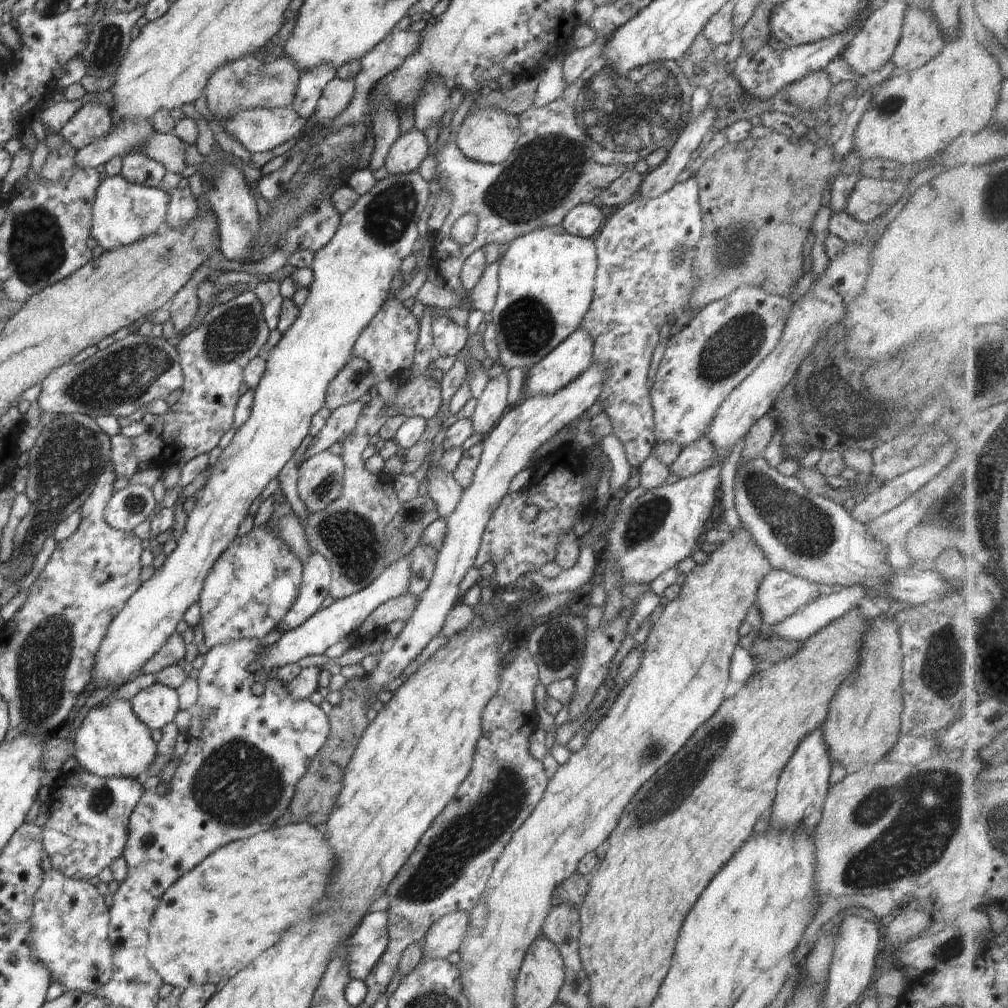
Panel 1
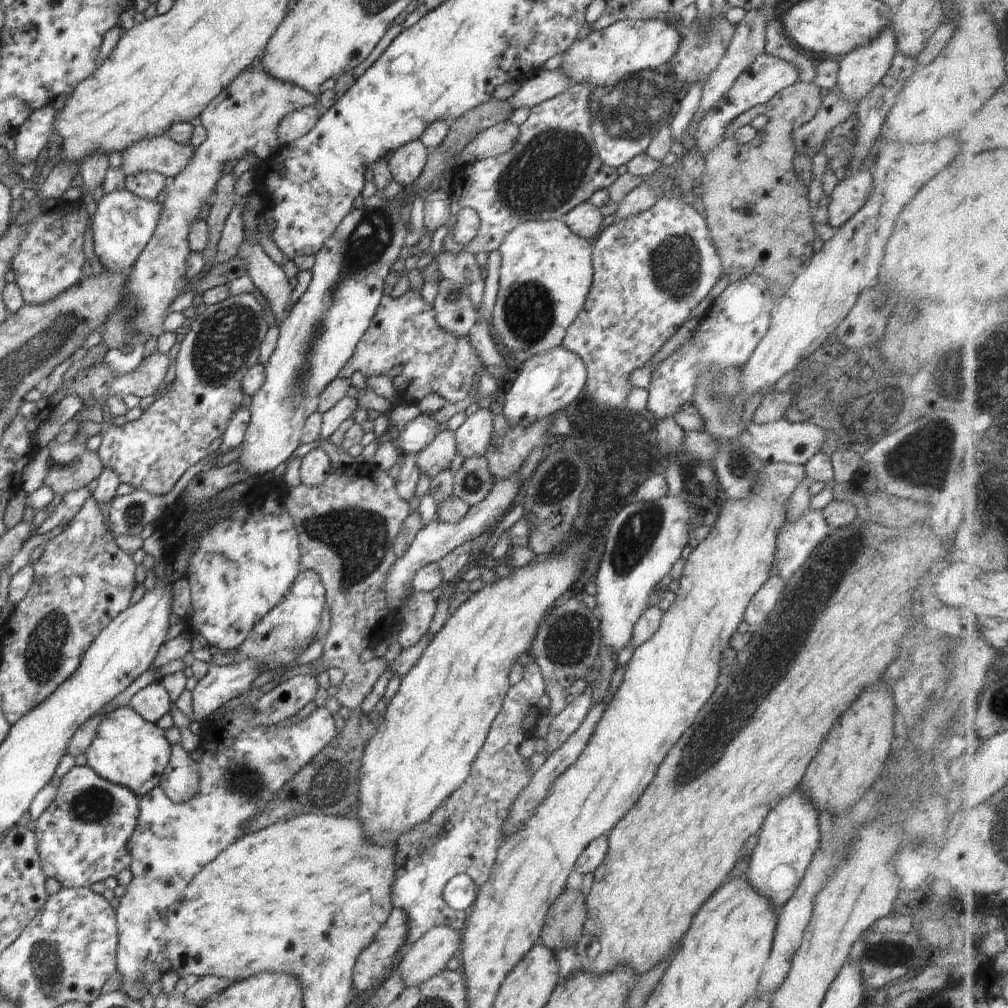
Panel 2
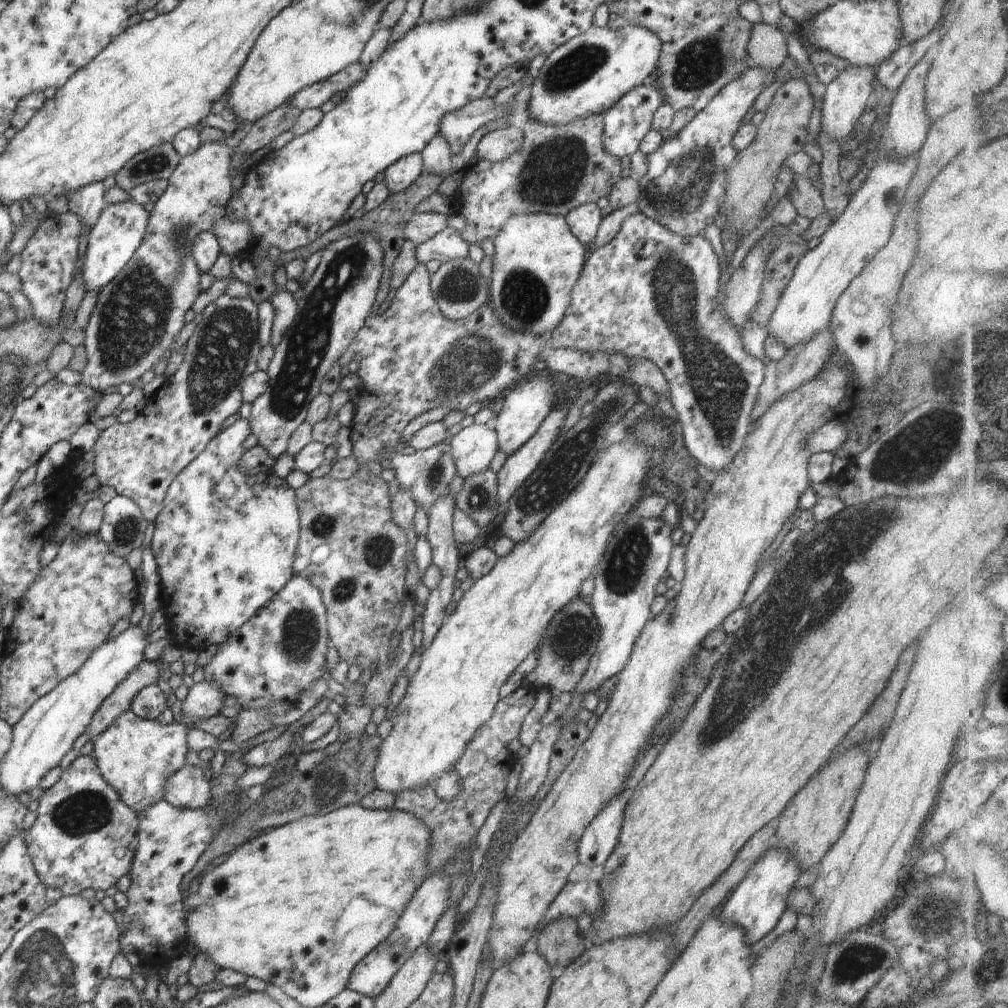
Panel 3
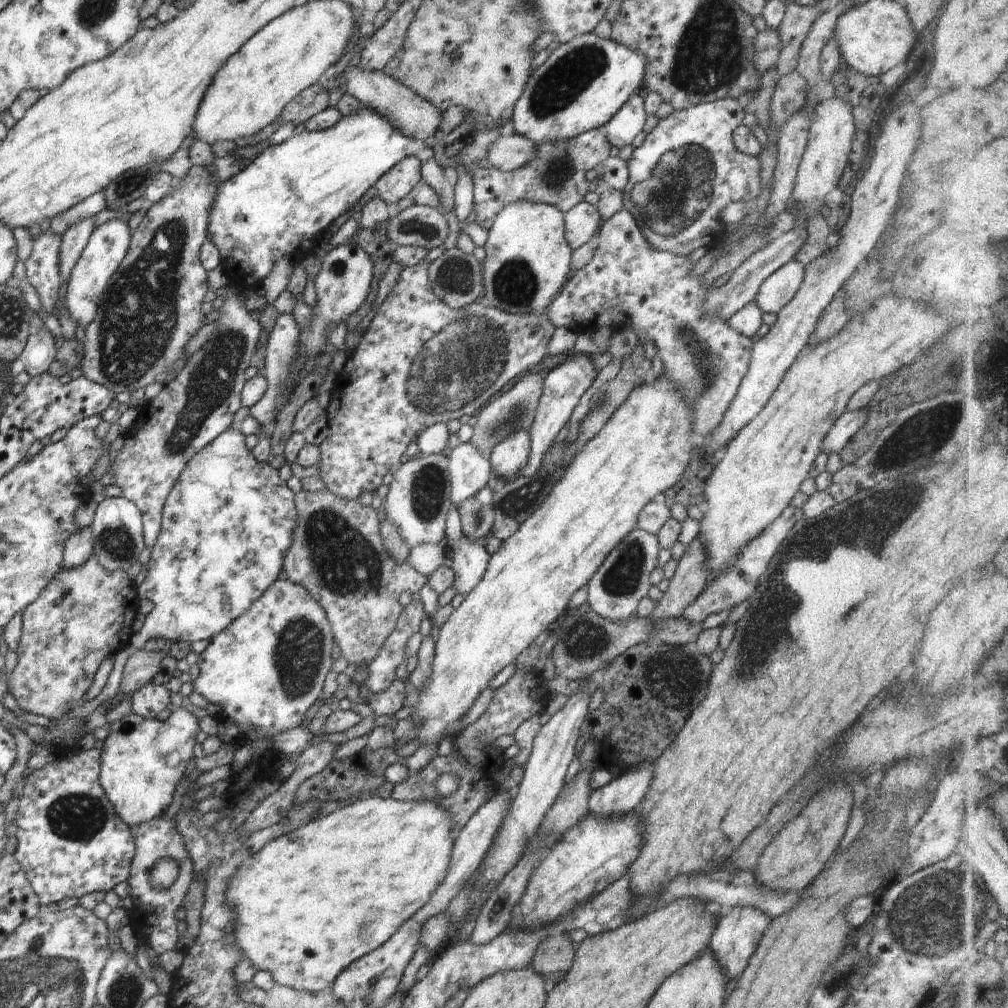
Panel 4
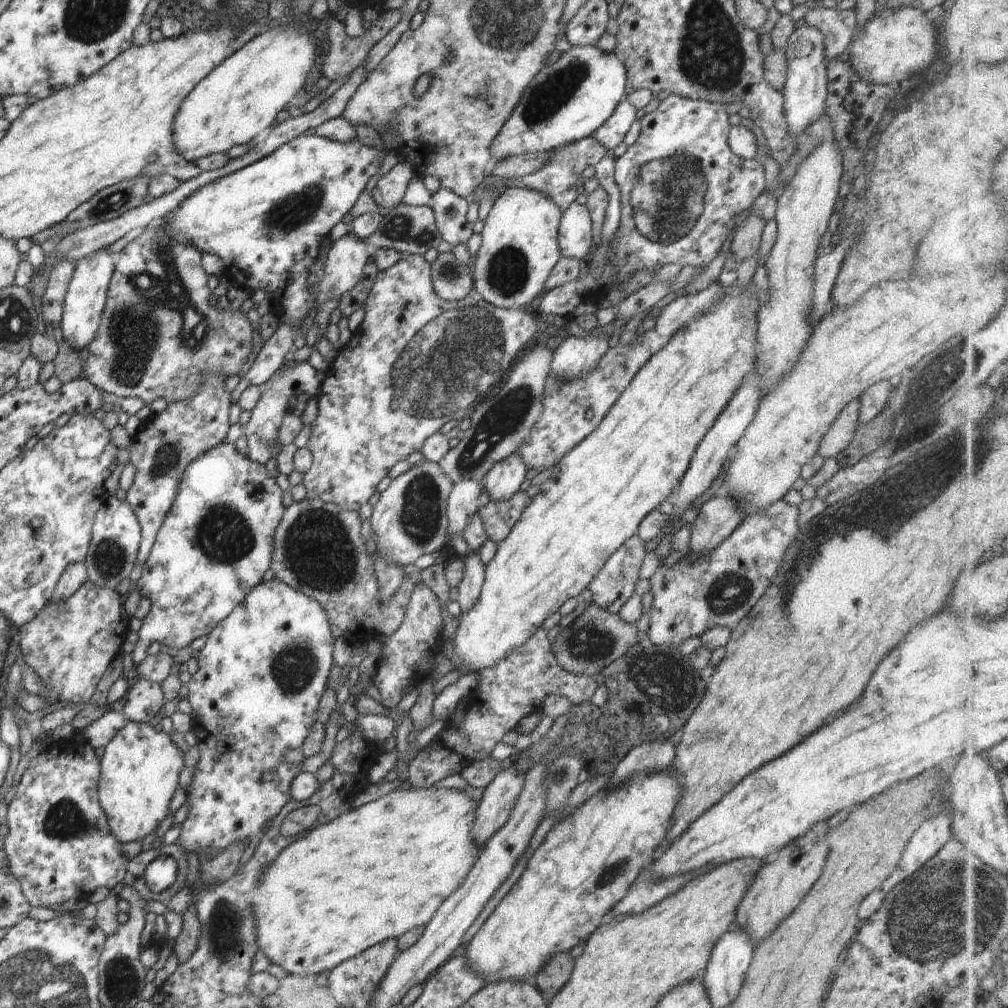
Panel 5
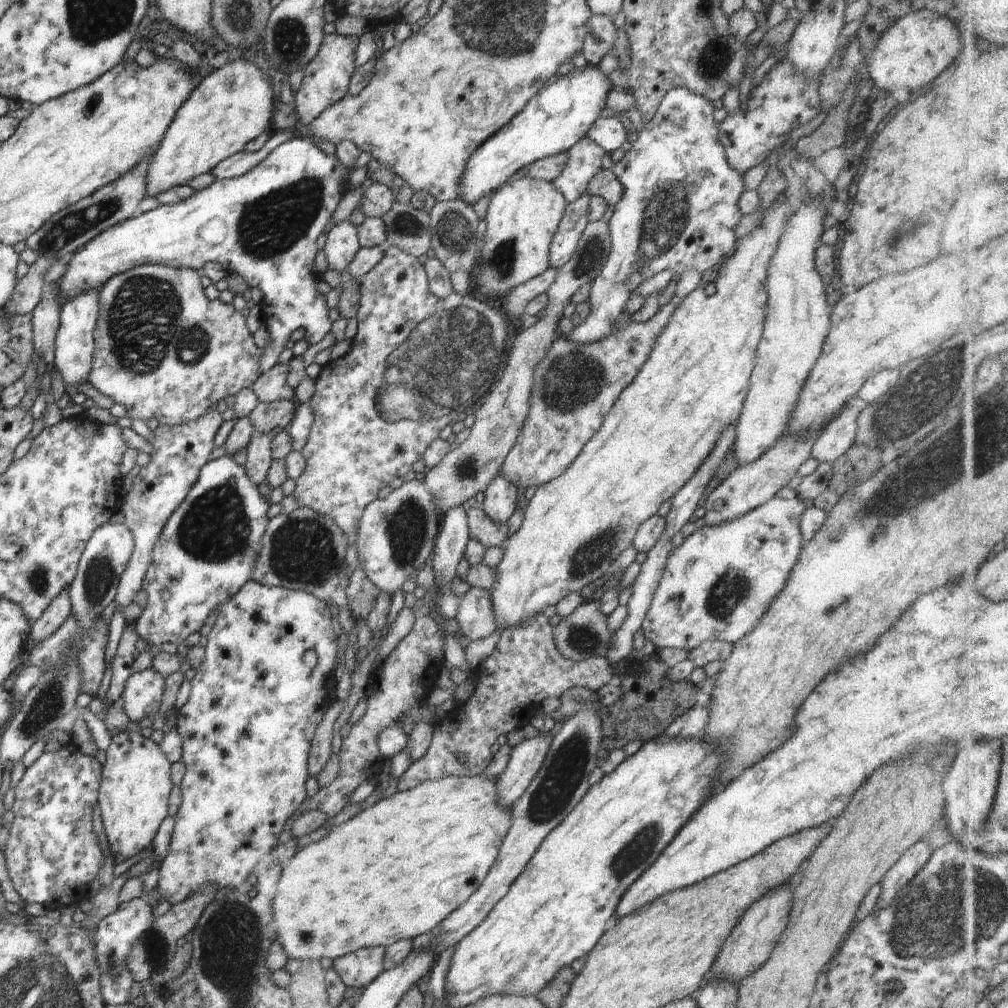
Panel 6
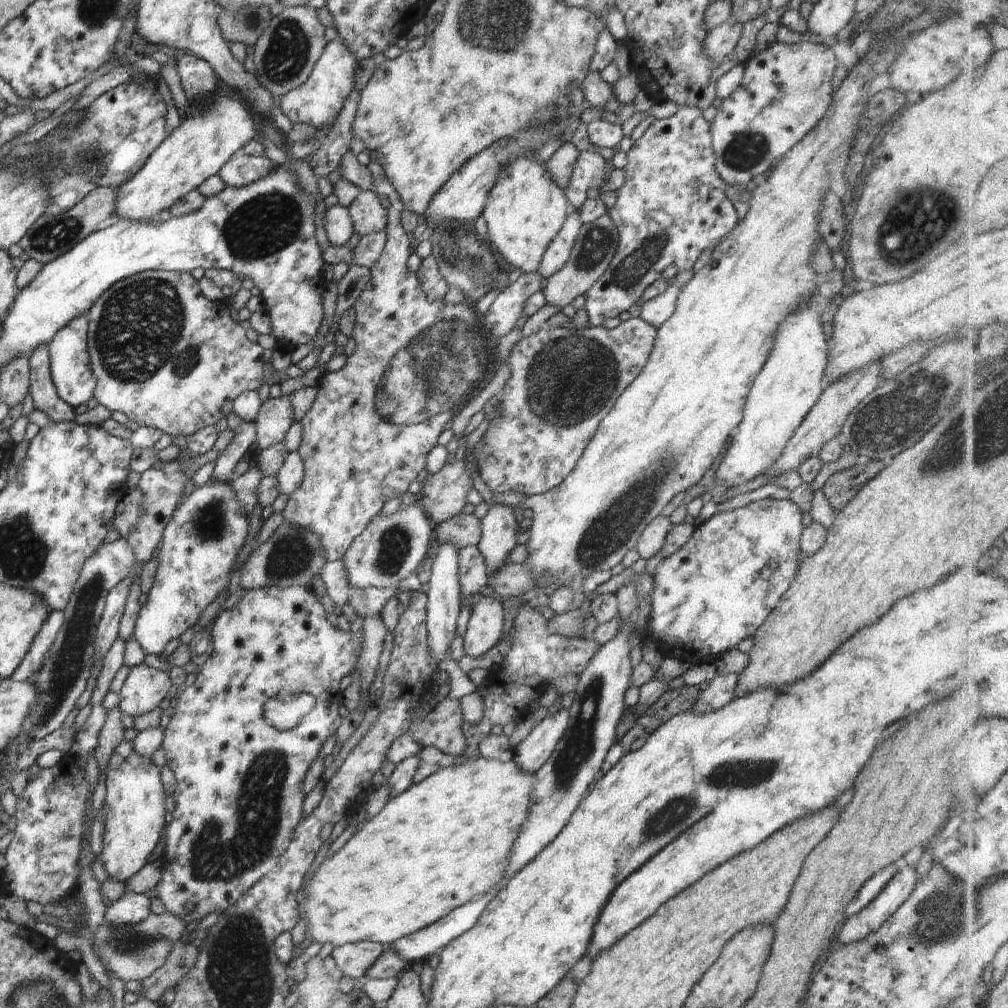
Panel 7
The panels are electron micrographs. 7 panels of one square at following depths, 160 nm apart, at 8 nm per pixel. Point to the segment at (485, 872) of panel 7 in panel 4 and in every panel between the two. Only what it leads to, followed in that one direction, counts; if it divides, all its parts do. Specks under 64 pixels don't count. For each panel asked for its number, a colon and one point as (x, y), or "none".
4: (312, 902)
5: (375, 872)
6: (396, 870)

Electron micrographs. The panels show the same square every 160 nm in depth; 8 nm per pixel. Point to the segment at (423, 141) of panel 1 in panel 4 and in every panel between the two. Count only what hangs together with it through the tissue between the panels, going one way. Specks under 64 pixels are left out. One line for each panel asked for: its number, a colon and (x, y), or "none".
2: (406, 164)
3: (399, 176)
4: (397, 183)

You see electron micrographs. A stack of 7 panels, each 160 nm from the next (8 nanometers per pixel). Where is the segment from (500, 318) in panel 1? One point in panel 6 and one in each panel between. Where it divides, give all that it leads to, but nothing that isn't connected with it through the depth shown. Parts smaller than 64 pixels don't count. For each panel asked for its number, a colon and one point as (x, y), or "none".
2: (546, 271)
3: (537, 260)
4: (528, 260)
5: (519, 247)
6: (522, 217)

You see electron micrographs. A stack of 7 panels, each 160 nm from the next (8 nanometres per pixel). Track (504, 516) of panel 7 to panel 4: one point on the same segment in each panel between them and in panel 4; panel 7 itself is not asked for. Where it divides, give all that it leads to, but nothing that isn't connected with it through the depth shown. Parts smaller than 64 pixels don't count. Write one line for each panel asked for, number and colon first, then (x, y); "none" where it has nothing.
4: (507, 458)
5: (504, 479)
6: (501, 496)

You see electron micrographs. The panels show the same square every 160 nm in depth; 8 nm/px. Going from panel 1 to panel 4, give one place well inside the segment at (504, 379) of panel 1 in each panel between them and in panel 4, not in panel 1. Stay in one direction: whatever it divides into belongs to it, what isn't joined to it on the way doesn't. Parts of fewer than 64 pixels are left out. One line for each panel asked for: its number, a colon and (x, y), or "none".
2: (473, 437)
3: (472, 449)
4: (470, 470)

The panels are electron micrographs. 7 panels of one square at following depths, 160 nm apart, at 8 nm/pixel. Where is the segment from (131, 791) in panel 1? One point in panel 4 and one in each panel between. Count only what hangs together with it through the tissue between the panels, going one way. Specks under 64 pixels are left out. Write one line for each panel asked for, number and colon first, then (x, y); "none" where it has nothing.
2: (82, 836)
3: (84, 836)
4: (70, 842)

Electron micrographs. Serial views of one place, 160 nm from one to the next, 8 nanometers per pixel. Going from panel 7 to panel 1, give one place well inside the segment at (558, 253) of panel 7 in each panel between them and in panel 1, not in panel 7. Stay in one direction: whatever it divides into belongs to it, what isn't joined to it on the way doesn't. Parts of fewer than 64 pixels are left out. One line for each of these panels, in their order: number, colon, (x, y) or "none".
1: (584, 220)
2: (585, 220)
3: (583, 221)
4: (582, 223)
5: (575, 241)
6: (565, 239)

